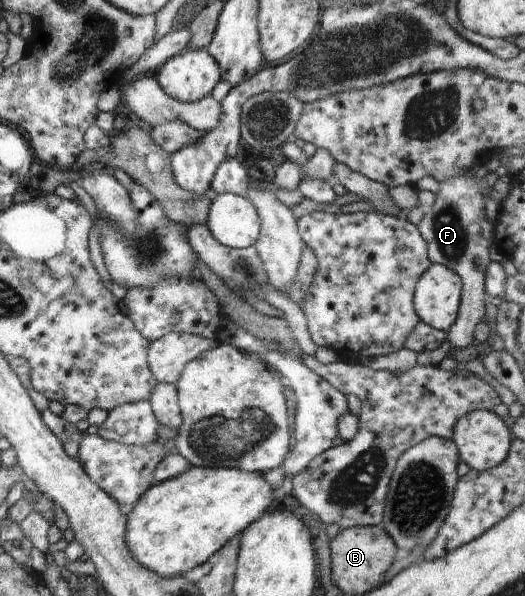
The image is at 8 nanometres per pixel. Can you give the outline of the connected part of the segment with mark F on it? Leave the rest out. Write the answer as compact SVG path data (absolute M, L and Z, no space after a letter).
M458 175L447 181L439 181L435 203L425 211L418 224L425 240L428 257L432 263L450 268L462 280L462 295L456 321L448 331L451 349L474 344L474 328L488 316L490 308L483 302L485 269L490 263L490 247L493 245L494 228L487 221L484 196L489 196L491 185L483 179Z

